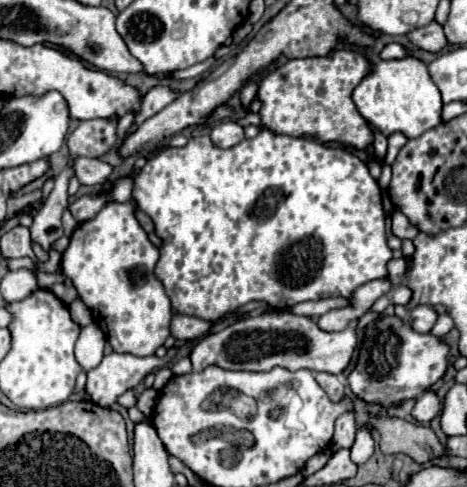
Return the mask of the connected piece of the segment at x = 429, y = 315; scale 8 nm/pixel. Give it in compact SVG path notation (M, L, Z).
M416 306L414 310L410 310L410 326L416 332L430 332L436 318L438 314L430 306Z

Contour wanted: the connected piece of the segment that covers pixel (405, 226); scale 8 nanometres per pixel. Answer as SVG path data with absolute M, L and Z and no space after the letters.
M396 210L394 216L392 216L392 232L394 232L398 238L414 238L420 230L418 230L416 226L412 226L412 224L408 222L408 218L406 218L400 210Z

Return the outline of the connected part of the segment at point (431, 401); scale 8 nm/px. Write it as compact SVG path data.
M424 392L418 400L416 406L412 408L412 418L418 420L420 424L428 424L436 414L440 414L440 400L436 392Z

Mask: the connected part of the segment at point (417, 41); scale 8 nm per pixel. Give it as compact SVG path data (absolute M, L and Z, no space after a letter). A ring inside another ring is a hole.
M430 22L428 26L416 28L416 30L408 32L406 36L414 46L428 50L428 52L440 52L448 44L446 36L442 32L442 26L438 22Z

